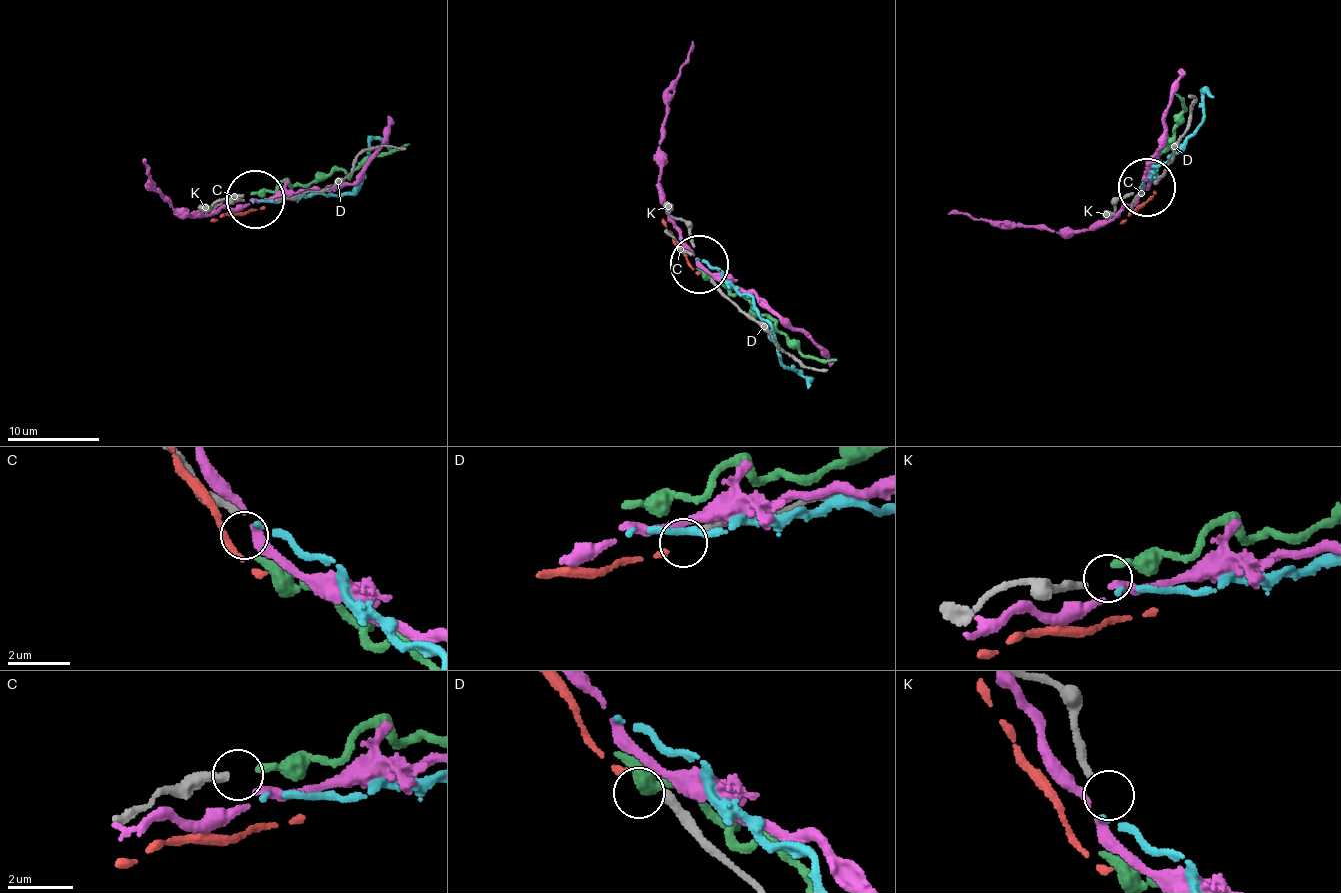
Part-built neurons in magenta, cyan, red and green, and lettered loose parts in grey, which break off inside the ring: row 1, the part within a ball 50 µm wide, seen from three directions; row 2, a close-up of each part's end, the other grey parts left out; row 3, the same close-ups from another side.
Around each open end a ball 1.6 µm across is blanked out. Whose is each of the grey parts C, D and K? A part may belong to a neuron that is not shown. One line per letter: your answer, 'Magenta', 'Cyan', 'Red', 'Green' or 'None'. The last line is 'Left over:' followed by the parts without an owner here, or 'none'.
C: Green
D: Red
K: None
Left over: K

